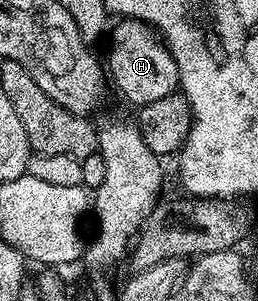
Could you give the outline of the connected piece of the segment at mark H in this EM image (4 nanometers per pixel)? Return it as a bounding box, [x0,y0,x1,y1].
[107,18,178,106]

